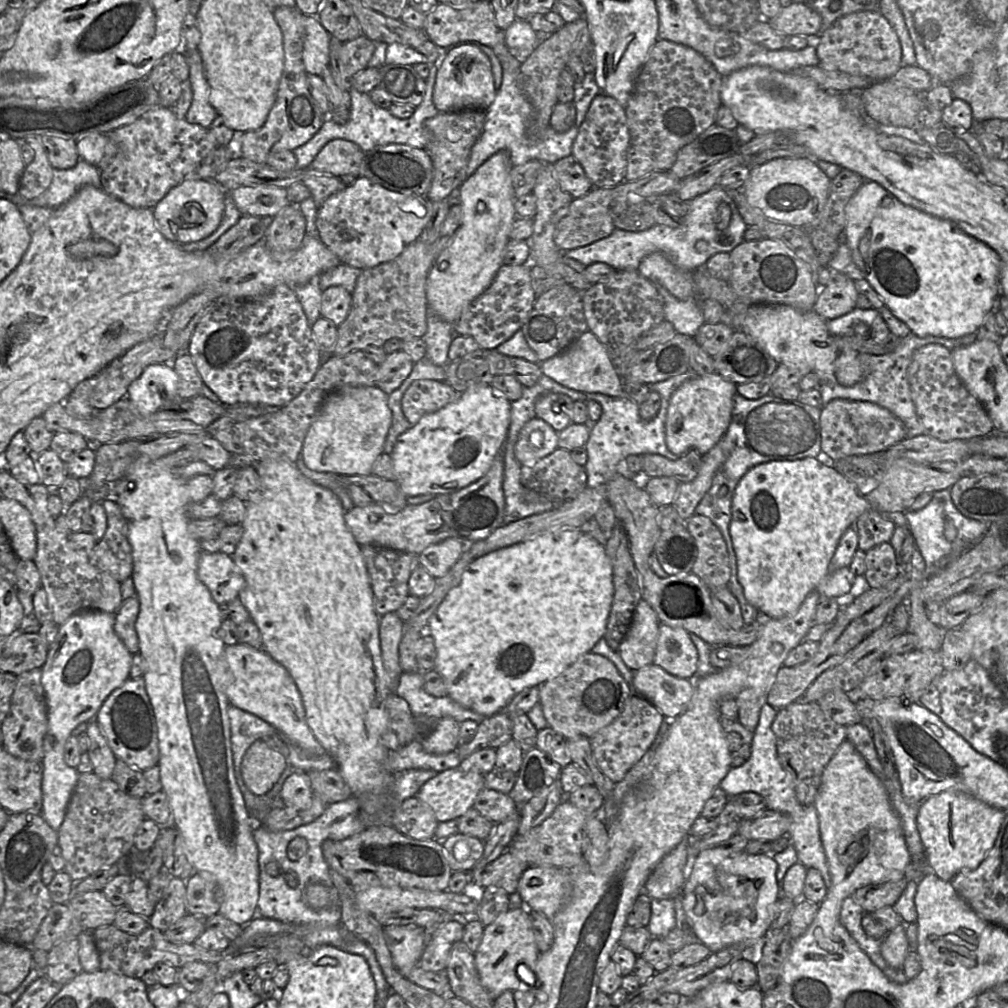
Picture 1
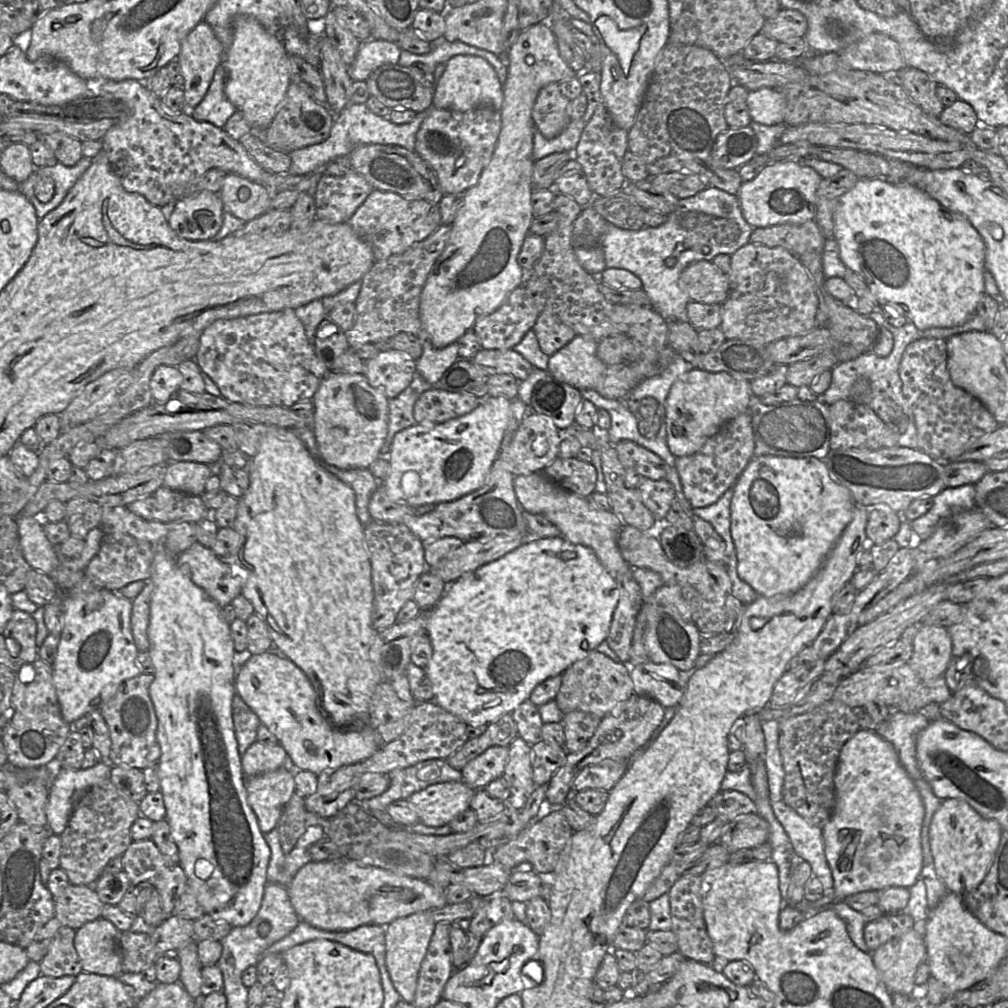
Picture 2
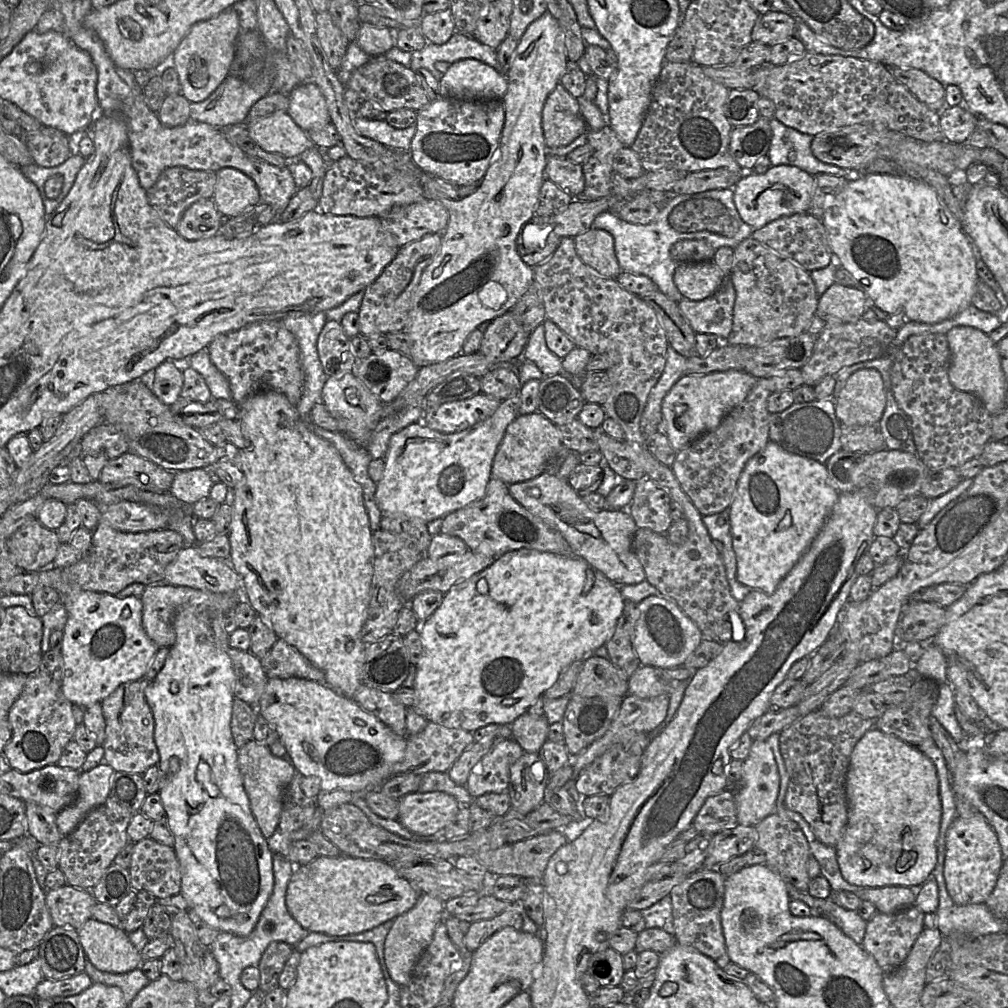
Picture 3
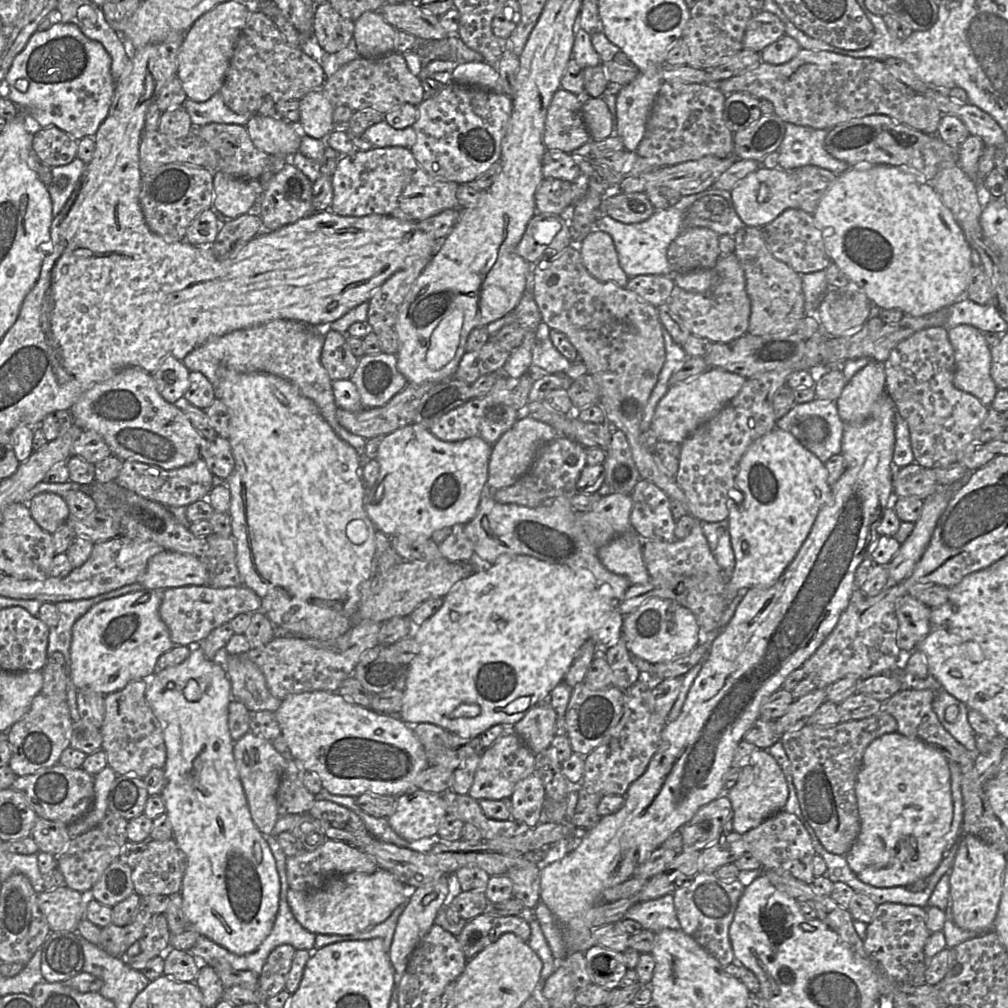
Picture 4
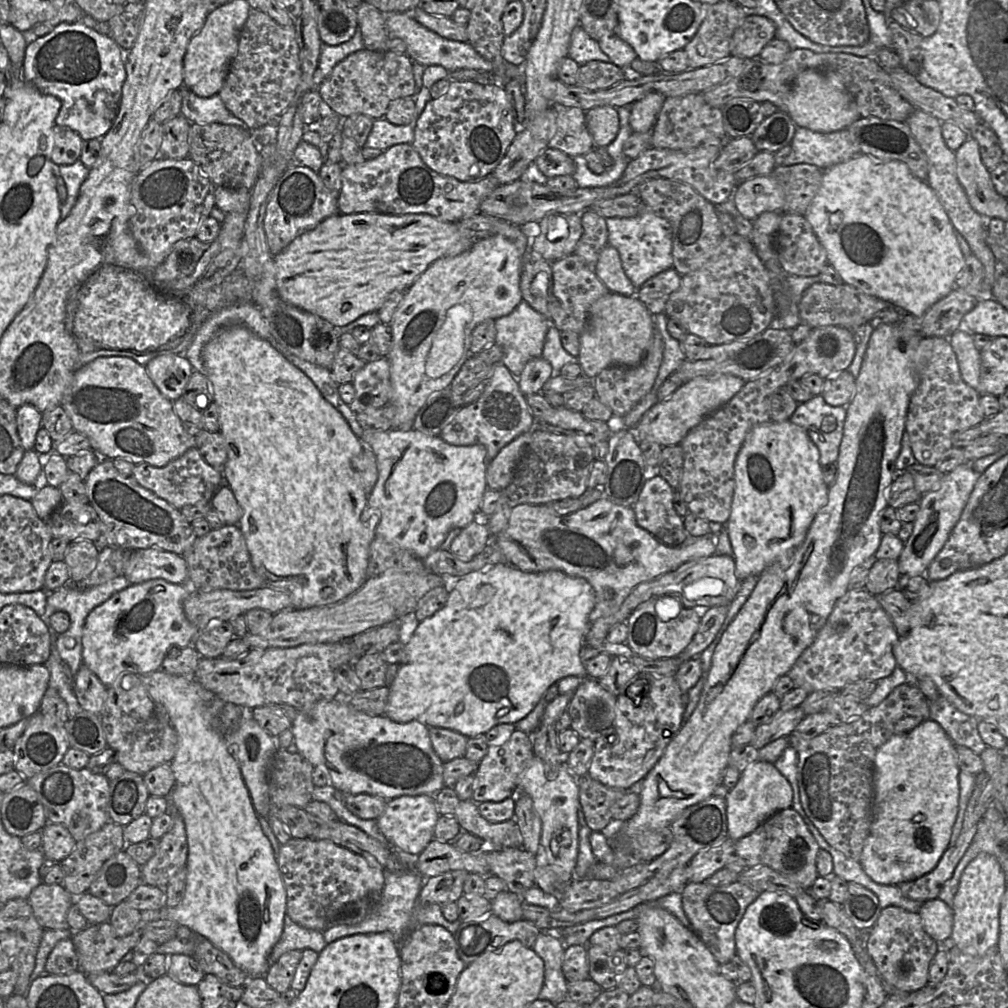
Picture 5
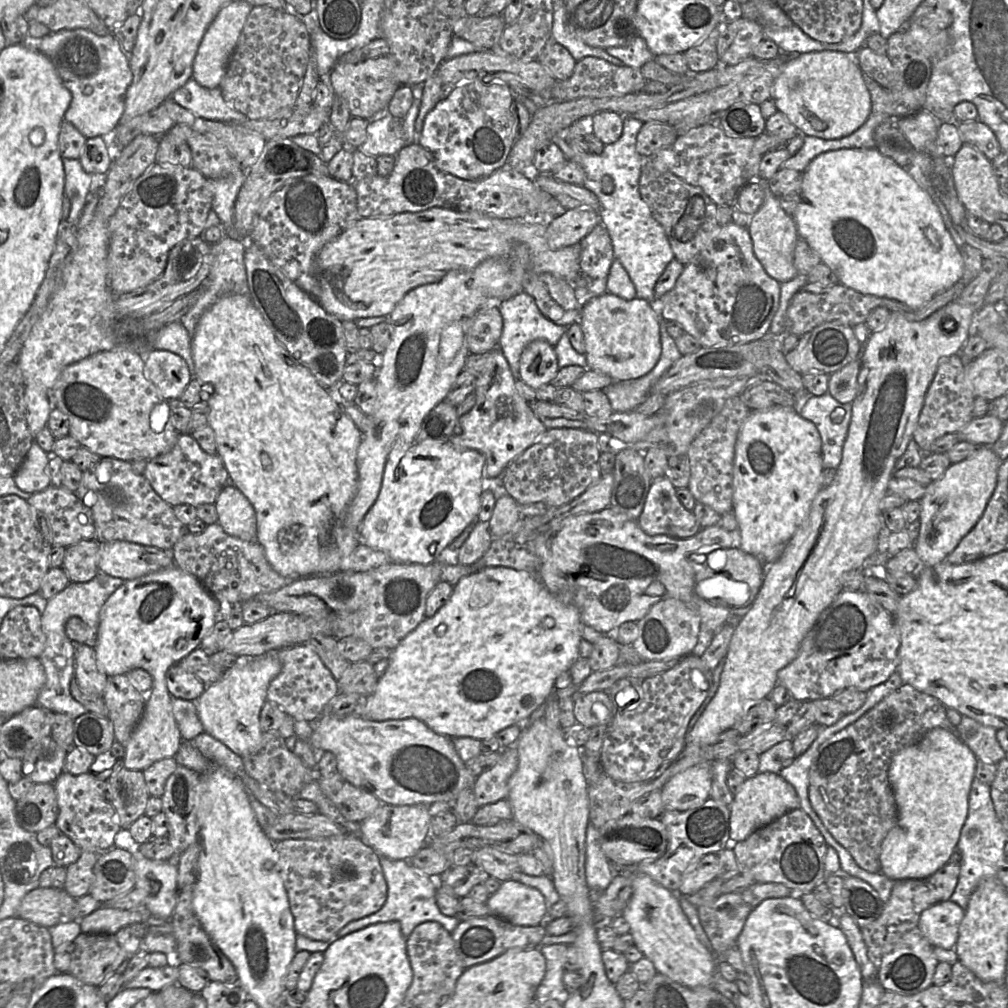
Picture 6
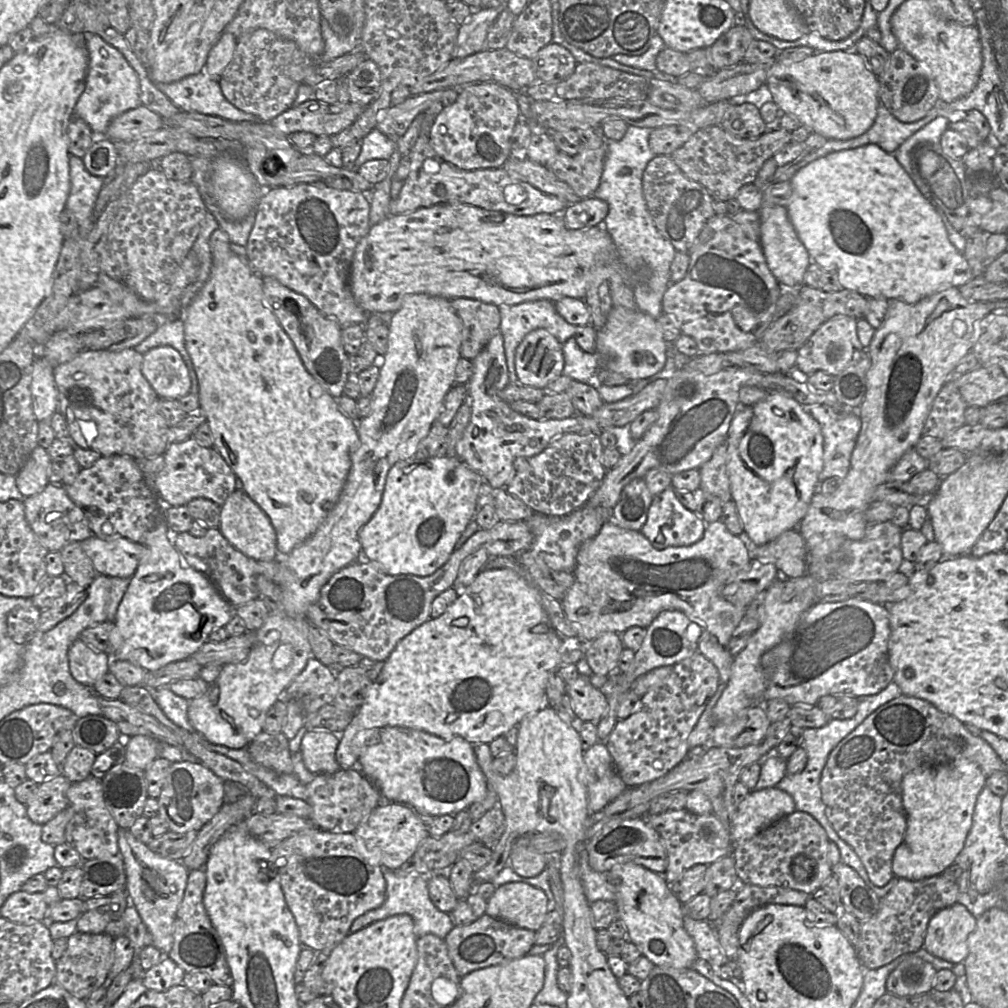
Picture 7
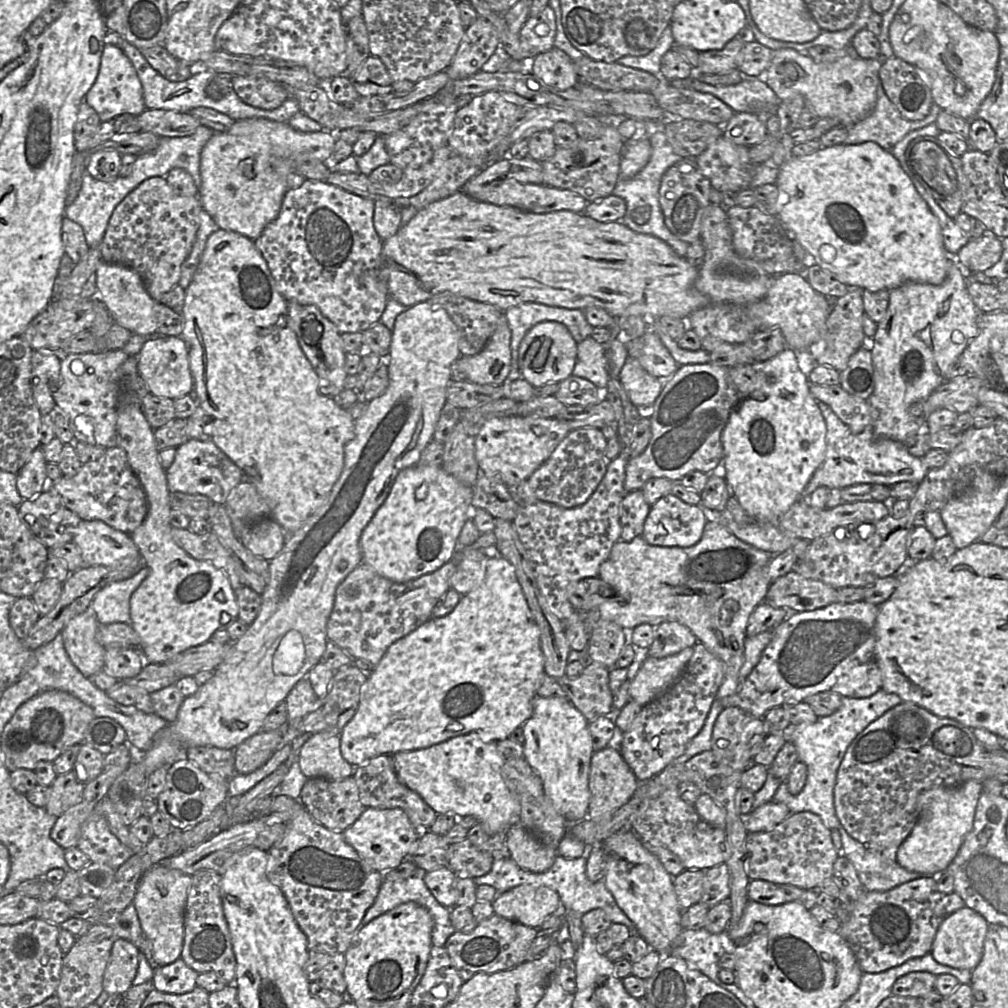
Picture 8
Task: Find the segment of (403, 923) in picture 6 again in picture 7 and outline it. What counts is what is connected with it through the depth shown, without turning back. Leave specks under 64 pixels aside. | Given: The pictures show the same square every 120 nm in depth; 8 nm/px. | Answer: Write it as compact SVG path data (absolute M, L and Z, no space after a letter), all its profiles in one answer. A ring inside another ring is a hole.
M383 867L382 872L386 883L386 898L384 903L380 907L357 917L351 925L350 932L357 932L371 923L394 915L407 914L413 919L414 933L417 937L425 934L434 934L445 939L455 924L451 914L440 911L432 903L427 887L427 876L421 874L399 874L396 871Z

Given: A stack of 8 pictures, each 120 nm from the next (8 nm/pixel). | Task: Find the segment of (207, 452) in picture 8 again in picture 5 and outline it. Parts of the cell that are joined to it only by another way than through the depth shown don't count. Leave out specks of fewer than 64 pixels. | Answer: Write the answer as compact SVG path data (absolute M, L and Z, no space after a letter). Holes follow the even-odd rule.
M196 446L189 448L183 455L163 467L156 467L147 463L137 464L131 476L142 487L150 490L179 510L196 503L210 503L214 493L223 483L222 470L209 465Z

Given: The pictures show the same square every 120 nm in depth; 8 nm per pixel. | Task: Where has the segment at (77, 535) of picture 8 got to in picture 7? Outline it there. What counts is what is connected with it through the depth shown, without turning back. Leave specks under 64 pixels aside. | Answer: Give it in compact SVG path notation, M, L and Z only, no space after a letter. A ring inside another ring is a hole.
M91 535L81 545L96 573L109 578L132 578L148 554L143 544L123 537L104 540Z

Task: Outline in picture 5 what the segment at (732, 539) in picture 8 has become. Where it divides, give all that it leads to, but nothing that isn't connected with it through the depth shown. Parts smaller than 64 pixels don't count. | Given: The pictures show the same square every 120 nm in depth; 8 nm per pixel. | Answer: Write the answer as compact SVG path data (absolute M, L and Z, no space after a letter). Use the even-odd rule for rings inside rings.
M606 497L568 515L557 514L549 505L518 504L511 510L507 527L498 535L494 535L493 540L500 546L507 562L520 570L559 570L567 575L586 579L595 592L595 606L589 614L591 624L601 617L617 612L639 583L656 579L688 561L713 555L717 551L717 537L713 534L690 535L681 545L667 545L637 524L633 507L614 504Z

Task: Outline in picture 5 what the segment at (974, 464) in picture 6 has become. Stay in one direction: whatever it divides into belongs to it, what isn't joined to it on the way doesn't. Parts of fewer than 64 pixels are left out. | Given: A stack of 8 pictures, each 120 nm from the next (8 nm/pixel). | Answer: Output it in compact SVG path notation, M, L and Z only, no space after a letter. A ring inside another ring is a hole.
M970 463L957 466L944 474L938 486L921 496L920 511L913 522L914 529L904 543L898 558L899 571L903 577L925 575L930 563L940 552L965 507L967 500L980 474L975 472Z

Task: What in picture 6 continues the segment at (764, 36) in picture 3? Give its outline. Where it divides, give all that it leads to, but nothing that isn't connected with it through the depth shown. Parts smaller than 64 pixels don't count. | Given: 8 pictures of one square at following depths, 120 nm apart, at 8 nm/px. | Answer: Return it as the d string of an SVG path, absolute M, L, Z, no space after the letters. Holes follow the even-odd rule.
M744 17L730 22L725 20L717 42L719 62L722 64L737 64L746 58L753 57L755 48L764 38L762 27L753 20Z

